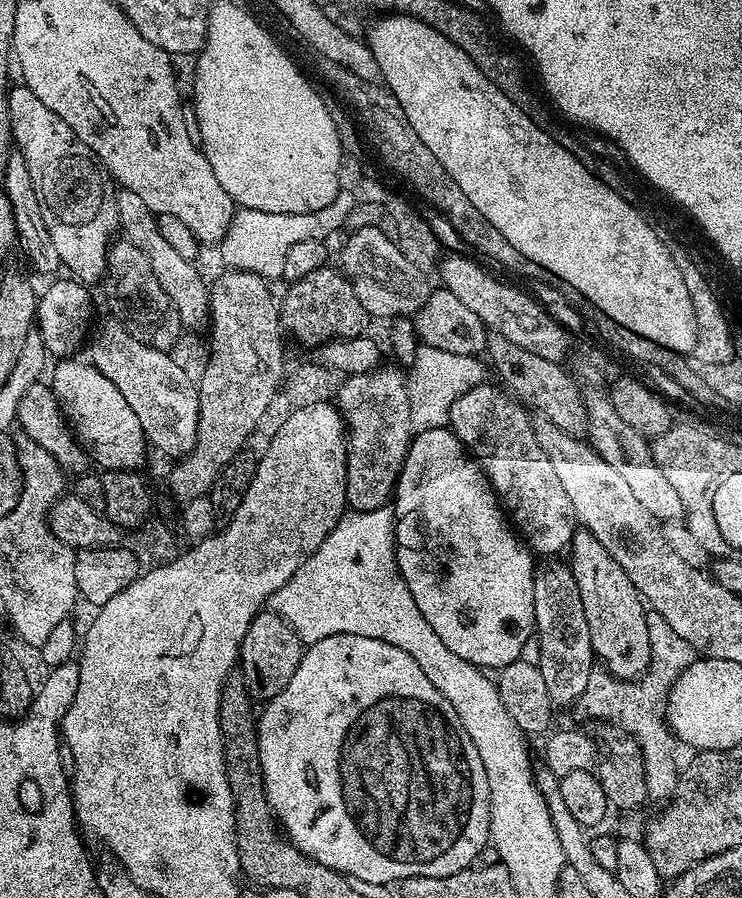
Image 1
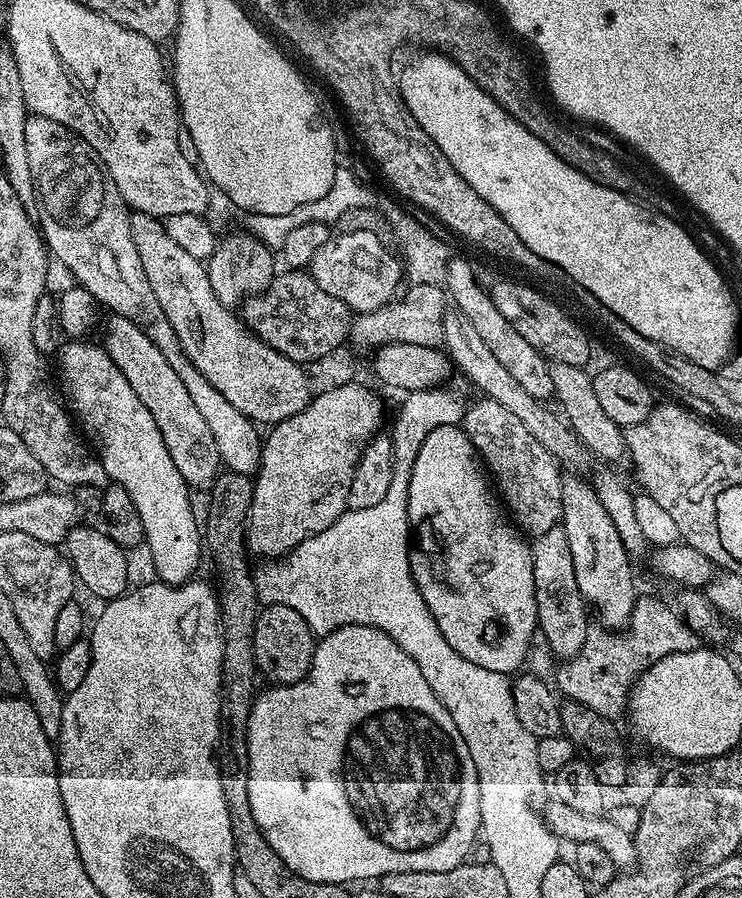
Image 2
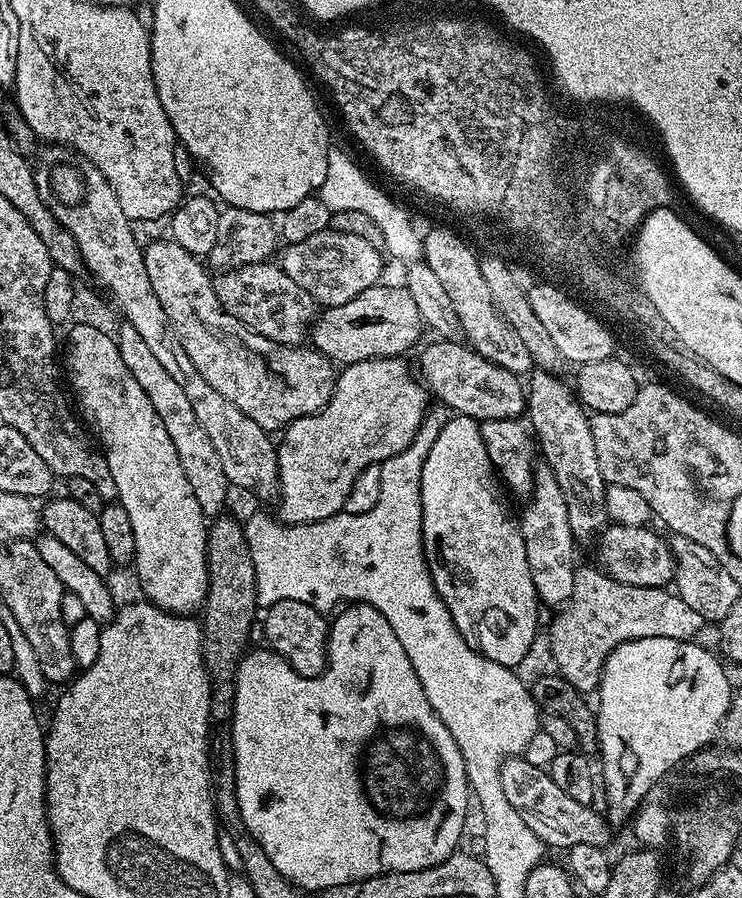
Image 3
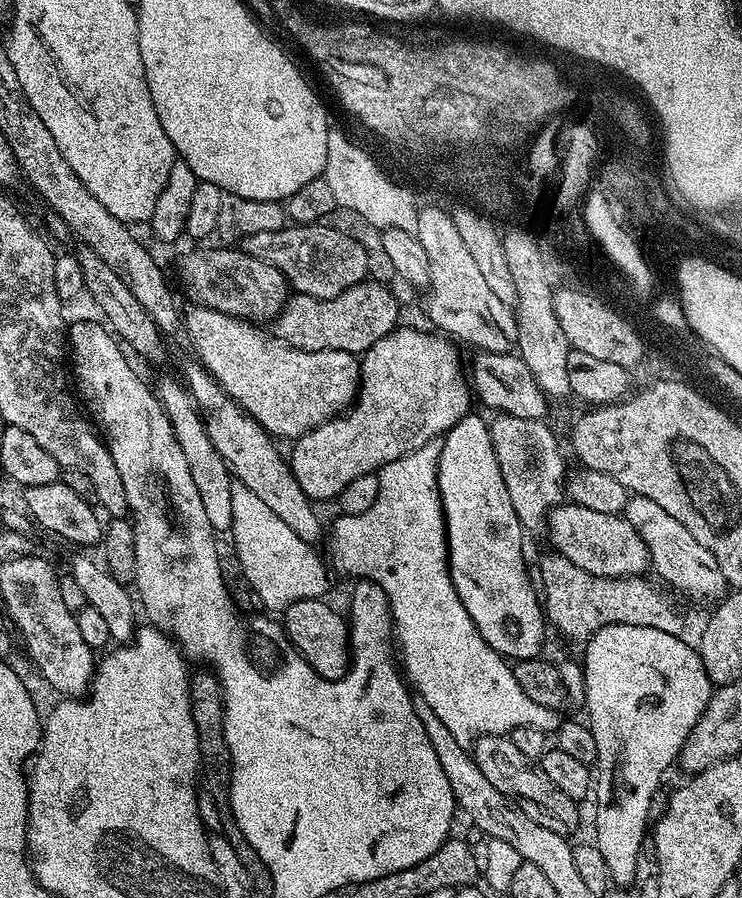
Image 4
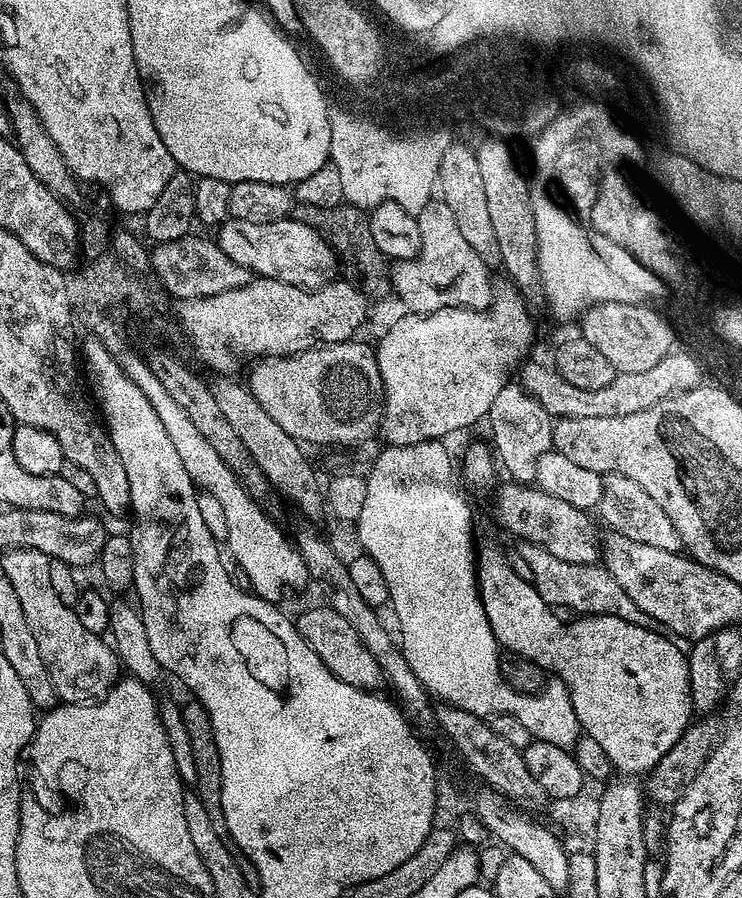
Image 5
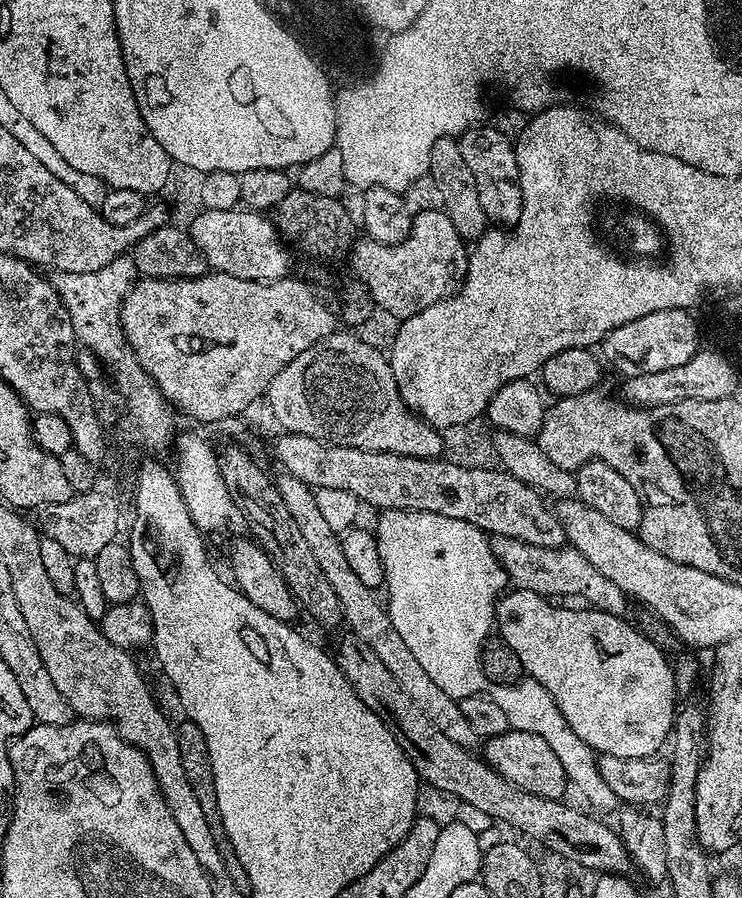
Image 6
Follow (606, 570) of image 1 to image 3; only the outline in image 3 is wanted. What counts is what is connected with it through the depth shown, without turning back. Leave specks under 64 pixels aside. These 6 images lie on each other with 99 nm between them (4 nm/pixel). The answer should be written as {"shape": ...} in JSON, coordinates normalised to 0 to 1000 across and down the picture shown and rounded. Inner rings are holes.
{"shape":[[[722,412],[709,423],[709,468],[725,491],[725,503],[733,507],[736,519],[752,532],[757,541],[757,555],[763,555],[763,572],[768,576],[768,590],[778,602],[787,604],[796,597],[807,598],[821,582],[817,566],[817,540],[814,529],[806,519],[806,504],[801,501],[801,483],[794,460],[770,431],[755,424],[753,418]]]}

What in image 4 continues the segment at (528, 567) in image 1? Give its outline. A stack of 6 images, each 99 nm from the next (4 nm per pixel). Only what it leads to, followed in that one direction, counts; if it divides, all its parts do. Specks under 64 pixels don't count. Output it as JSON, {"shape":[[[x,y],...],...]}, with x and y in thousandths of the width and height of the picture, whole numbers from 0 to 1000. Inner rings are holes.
{"shape":[[[632,461],[598,482],[596,506],[590,510],[590,546],[598,569],[598,594],[604,597],[604,634],[633,684],[644,706],[677,732],[686,736],[721,735],[729,729],[728,716],[733,708],[728,703],[736,699],[735,684],[724,651],[712,643],[706,629],[706,610],[701,600],[709,597],[709,589],[701,585],[698,572],[687,559],[682,537],[677,533],[677,522],[671,520],[671,506],[666,506],[666,492],[659,469]]]}

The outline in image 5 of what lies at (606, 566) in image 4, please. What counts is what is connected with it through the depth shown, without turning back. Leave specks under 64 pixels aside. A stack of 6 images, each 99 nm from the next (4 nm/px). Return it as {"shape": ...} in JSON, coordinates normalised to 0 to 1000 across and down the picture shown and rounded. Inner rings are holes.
{"shape":[[[683,537],[674,545],[670,542],[668,558],[663,566],[668,569],[668,579],[690,597],[697,597],[697,602],[720,608],[730,608],[747,621],[757,621],[757,626],[774,626],[775,628],[803,628],[809,619],[809,601],[792,577],[794,571],[788,567],[770,563],[768,560],[745,555],[730,545],[721,541],[710,541],[699,537]]]}

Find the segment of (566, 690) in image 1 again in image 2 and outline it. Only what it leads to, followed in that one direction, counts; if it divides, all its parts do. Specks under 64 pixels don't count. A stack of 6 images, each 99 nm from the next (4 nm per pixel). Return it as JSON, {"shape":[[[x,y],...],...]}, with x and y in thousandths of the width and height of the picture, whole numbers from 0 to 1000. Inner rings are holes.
{"shape":[[[759,587],[743,588],[735,597],[716,602],[720,626],[720,661],[722,663],[722,694],[726,707],[733,707],[739,722],[756,736],[764,737],[782,727],[782,720],[795,698],[795,682],[787,664],[779,657],[779,644],[774,644],[774,621],[768,617],[768,604],[763,604]]]}

